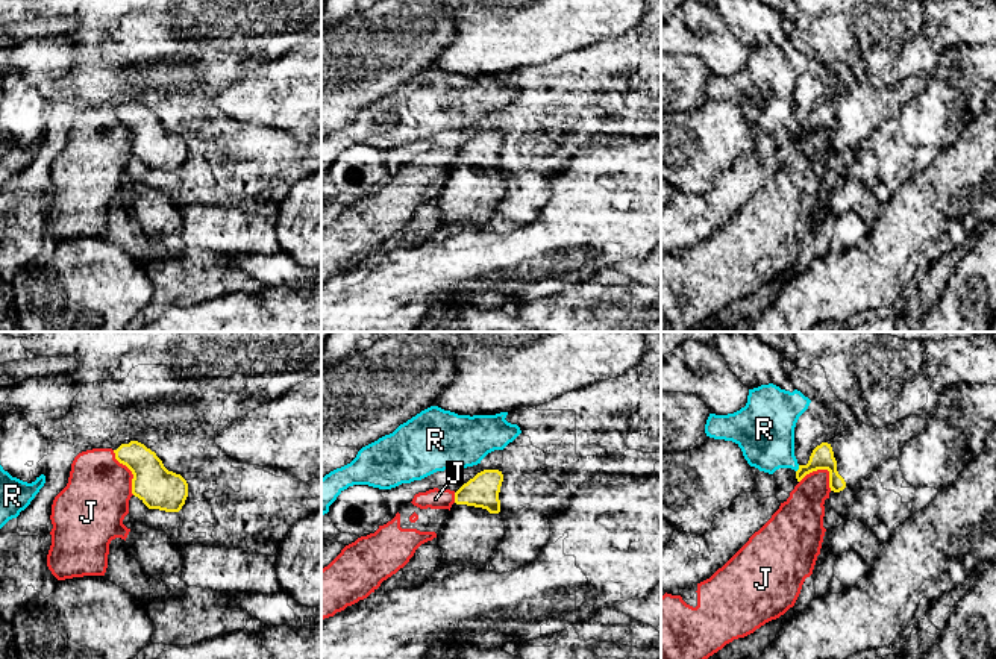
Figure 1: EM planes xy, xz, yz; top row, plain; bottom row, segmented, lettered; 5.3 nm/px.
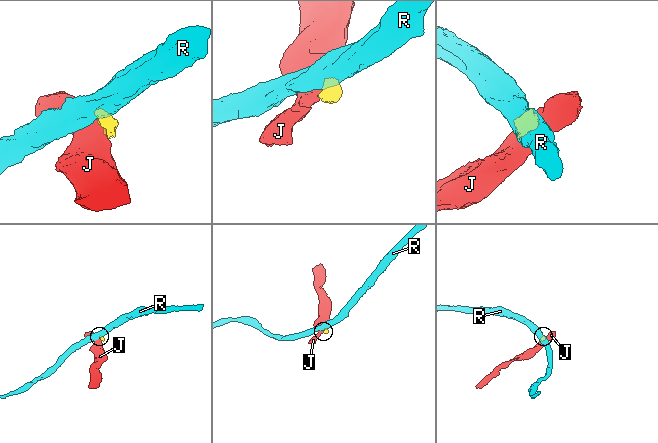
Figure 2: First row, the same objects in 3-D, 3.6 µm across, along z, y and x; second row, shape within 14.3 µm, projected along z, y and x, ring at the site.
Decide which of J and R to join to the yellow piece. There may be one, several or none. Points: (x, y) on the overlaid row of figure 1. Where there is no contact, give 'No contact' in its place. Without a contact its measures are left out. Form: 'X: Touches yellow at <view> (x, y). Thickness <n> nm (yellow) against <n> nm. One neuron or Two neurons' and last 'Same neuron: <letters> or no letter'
J: Touches yellow at yz (823, 468). Thickness 130 nm (yellow) against 220 nm. Two neurons
R: Touches yellow at yz (799, 468). Thickness 130 nm (yellow) against 300 nm. Two neurons
Same neuron: no letter

